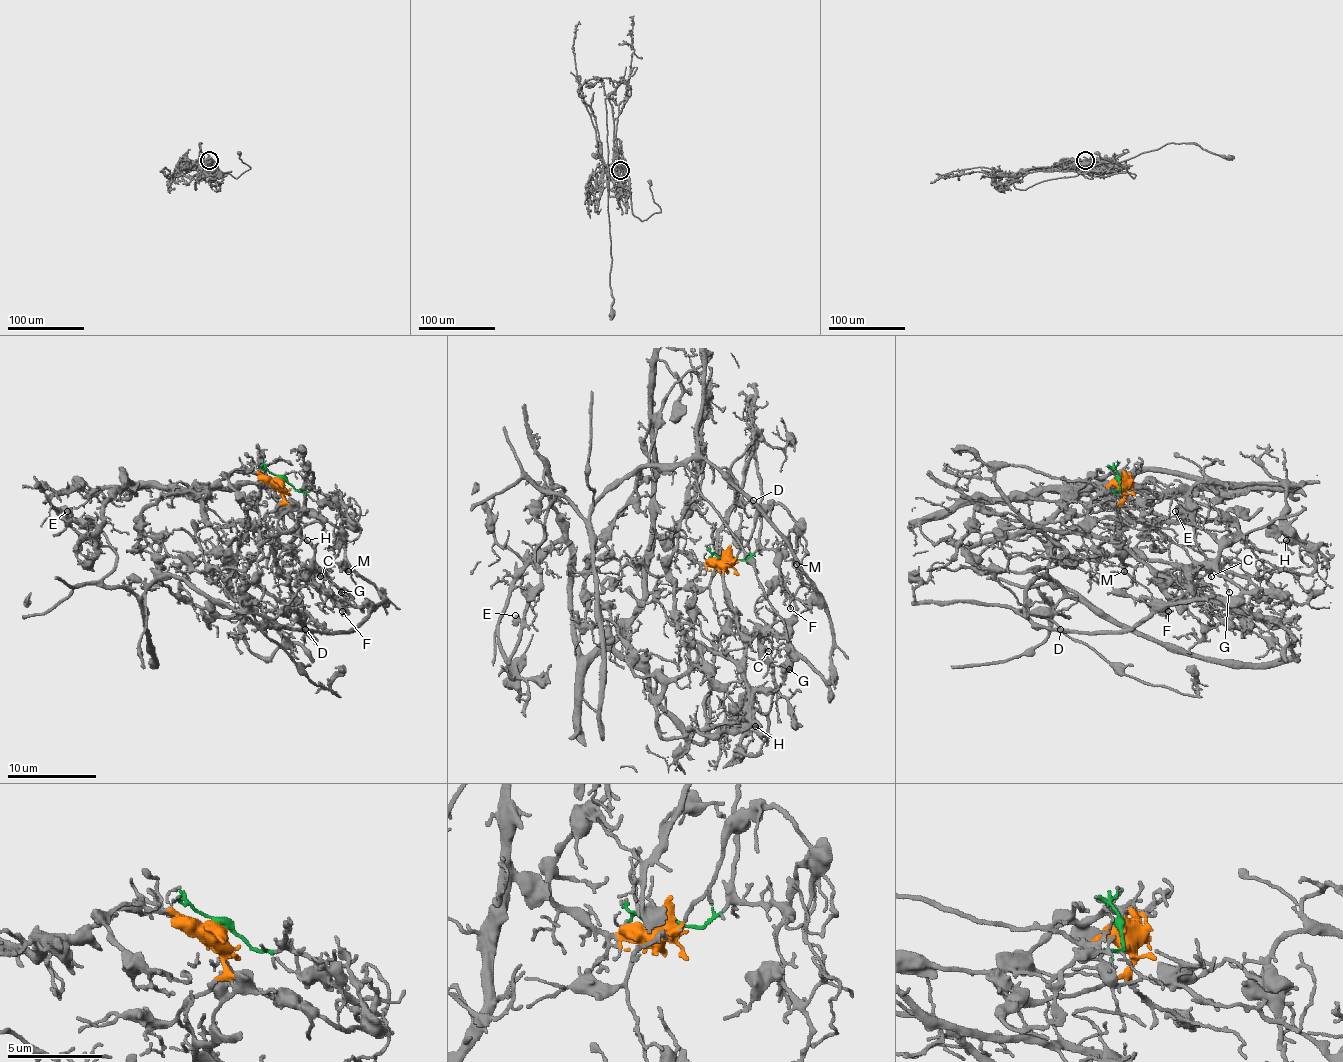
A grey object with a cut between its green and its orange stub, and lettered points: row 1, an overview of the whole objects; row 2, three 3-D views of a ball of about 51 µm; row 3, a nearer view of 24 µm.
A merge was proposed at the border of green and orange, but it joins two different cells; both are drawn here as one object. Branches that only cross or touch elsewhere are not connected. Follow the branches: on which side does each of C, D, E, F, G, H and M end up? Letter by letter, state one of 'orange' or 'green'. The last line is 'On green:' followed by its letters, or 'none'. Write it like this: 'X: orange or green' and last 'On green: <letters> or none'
C: orange
D: orange
E: orange
F: orange
G: orange
H: orange
M: orange
On green: none

